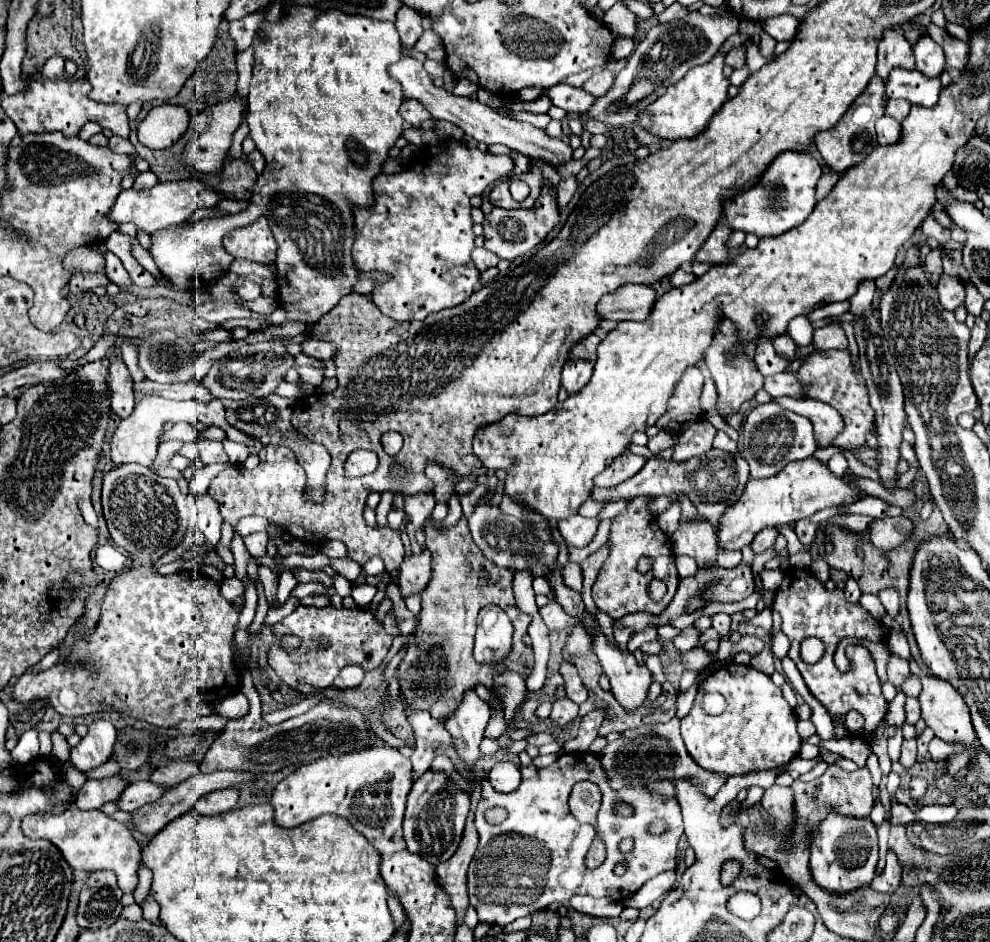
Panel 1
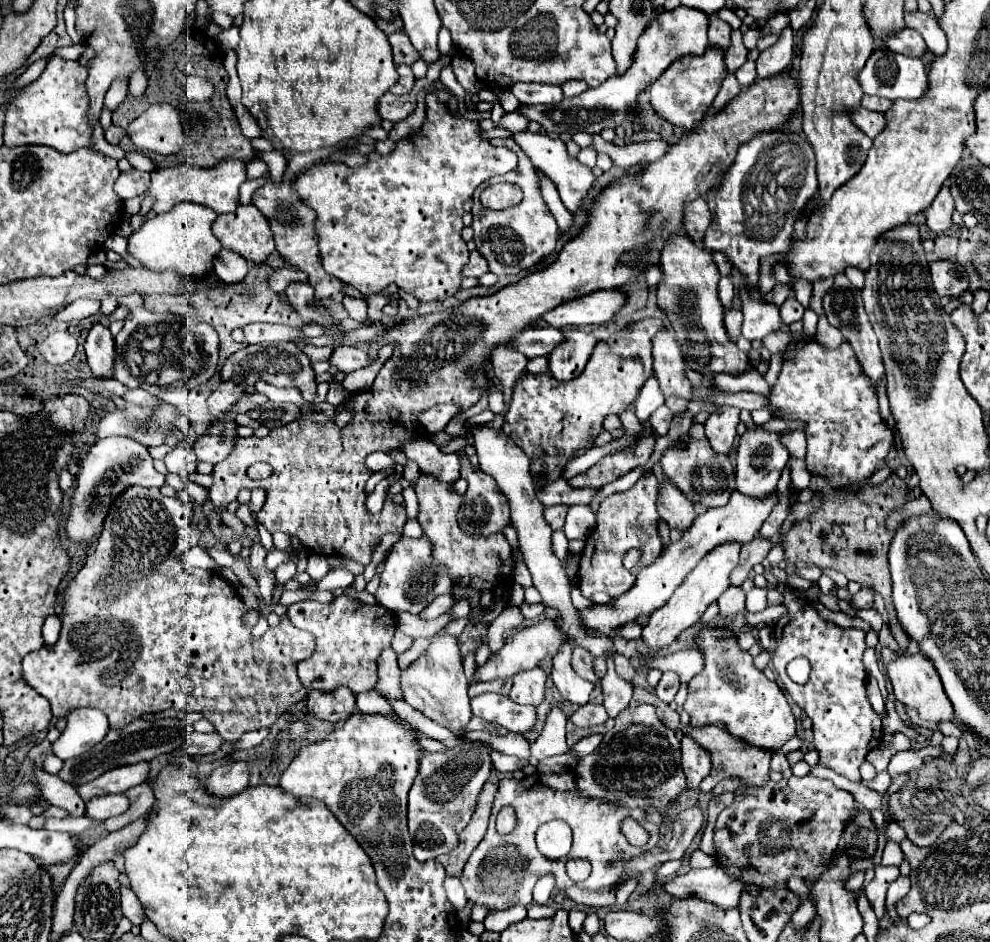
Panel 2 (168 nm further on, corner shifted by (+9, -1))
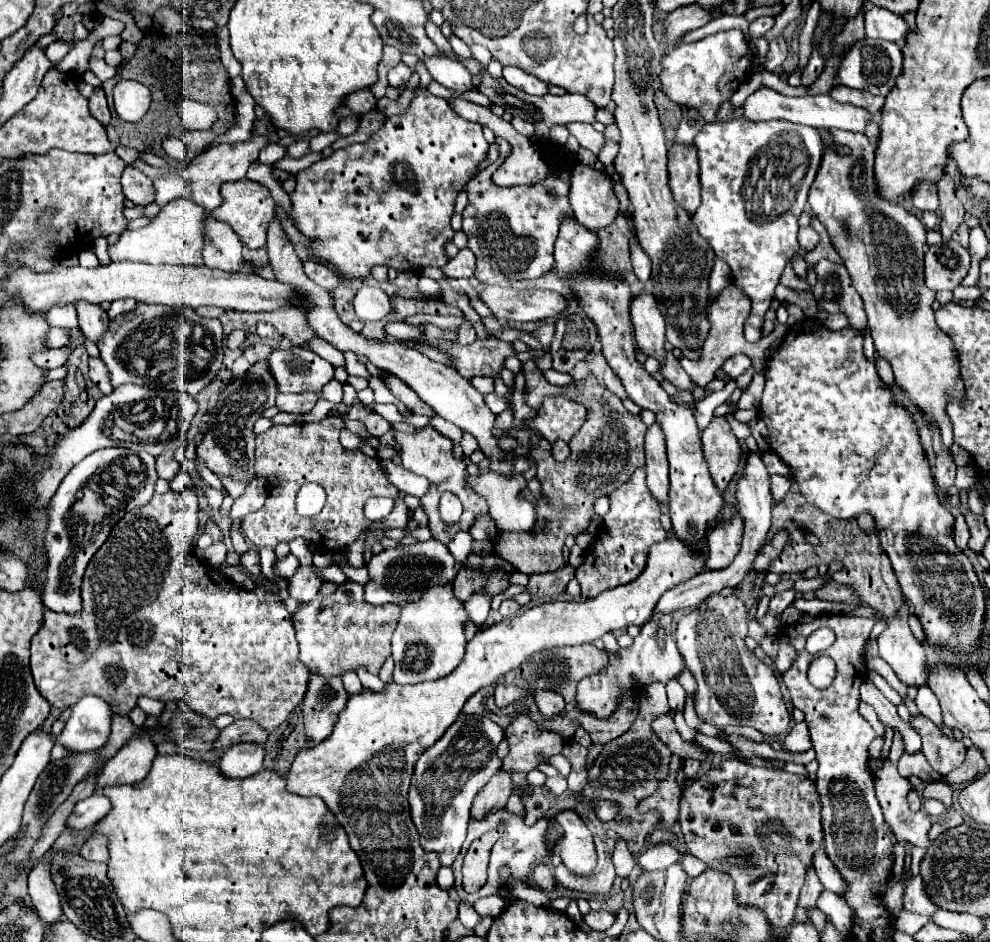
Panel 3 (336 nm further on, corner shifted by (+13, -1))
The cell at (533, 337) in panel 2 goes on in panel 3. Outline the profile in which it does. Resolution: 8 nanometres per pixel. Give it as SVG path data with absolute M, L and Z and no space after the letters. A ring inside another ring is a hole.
M496 337L476 339L472 345L438 343L438 347L454 357L456 371L468 379L476 375L496 377L504 367L504 361L516 355L516 349L512 343Z

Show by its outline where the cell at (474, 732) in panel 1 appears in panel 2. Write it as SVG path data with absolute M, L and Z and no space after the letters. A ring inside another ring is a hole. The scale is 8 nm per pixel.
M446 629L432 635L426 653L416 661L412 661L400 673L400 689L404 693L404 701L410 703L414 709L424 713L432 721L448 727L450 731L462 733L472 717L472 711L470 711L468 681L462 667L458 637L448 635Z

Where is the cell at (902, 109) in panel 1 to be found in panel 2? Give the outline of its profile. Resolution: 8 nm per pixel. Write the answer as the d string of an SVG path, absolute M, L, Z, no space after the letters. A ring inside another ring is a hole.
M864 95L862 97L862 101L860 101L860 105L862 107L866 107L866 109L870 109L870 111L880 111L880 113L884 113L886 109L888 109L888 105L892 105L888 99L884 99L884 97L876 97L876 95Z

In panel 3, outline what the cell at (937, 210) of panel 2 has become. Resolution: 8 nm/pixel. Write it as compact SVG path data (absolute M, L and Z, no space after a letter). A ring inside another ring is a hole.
M922 181L916 191L912 193L912 203L918 211L938 211L938 189L936 185L928 183L928 181Z

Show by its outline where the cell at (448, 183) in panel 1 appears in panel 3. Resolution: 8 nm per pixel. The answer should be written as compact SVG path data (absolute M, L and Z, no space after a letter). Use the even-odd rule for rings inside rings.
M420 91L412 99L412 105L408 107L408 111L404 115L388 117L386 123L384 123L384 127L380 131L376 131L366 143L354 143L354 145L344 147L344 149L338 149L330 157L324 157L322 161L318 161L318 163L310 165L308 169L296 173L296 189L290 193L294 225L296 225L296 229L306 239L310 239L310 245L306 245L306 249L310 251L310 255L316 261L324 261L324 265L332 265L332 269L336 269L336 273L340 273L342 277L348 277L348 279L368 277L370 271L372 271L372 267L376 267L376 265L386 265L388 269L396 269L398 273L410 273L410 271L418 273L424 267L440 267L442 269L450 261L444 245L452 243L452 237L454 237L454 229L450 225L450 217L454 215L456 197L458 197L460 191L464 191L464 185L472 177L476 177L478 165L488 155L488 147L490 145L484 139L484 133L482 133L482 125L480 123L464 121L460 115L454 113L452 105L446 99L440 99L440 97L436 97L436 95L428 93L428 91Z

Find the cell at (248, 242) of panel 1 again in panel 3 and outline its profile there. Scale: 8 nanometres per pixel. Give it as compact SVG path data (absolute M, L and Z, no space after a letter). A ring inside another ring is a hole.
M240 179L234 183L224 183L222 185L222 205L214 211L210 211L210 215L216 221L224 221L232 227L232 231L240 237L240 241L244 245L248 245L250 249L260 249L266 245L266 235L268 235L268 225L274 219L274 209L276 209L276 201L272 199L270 191L250 179Z

